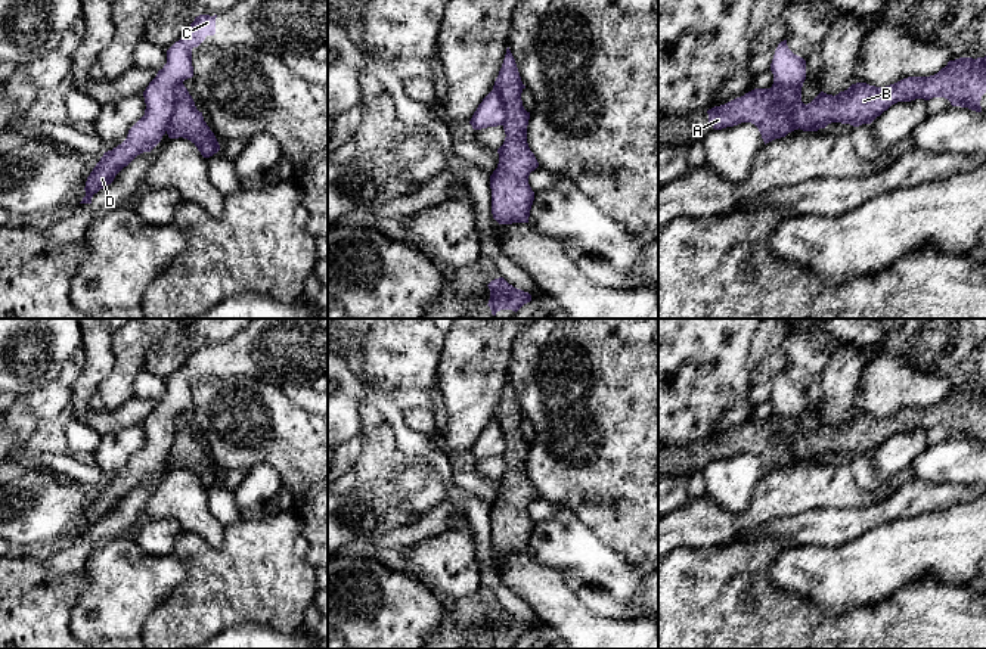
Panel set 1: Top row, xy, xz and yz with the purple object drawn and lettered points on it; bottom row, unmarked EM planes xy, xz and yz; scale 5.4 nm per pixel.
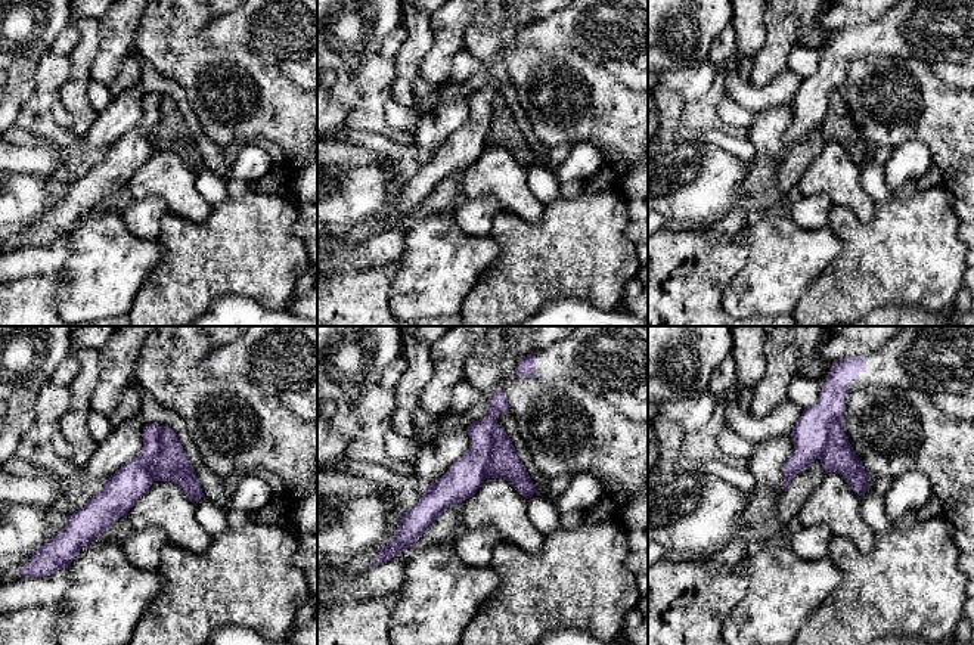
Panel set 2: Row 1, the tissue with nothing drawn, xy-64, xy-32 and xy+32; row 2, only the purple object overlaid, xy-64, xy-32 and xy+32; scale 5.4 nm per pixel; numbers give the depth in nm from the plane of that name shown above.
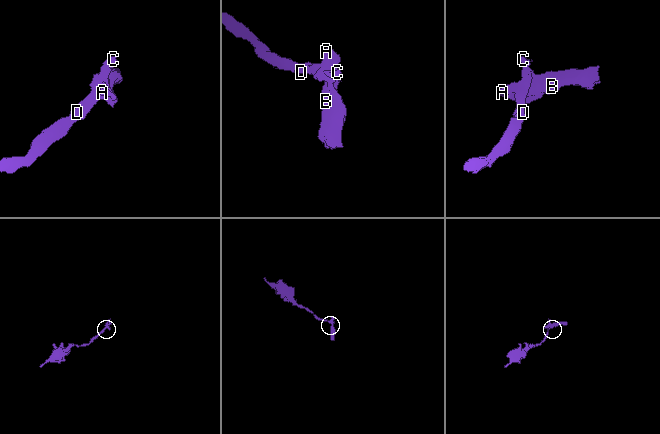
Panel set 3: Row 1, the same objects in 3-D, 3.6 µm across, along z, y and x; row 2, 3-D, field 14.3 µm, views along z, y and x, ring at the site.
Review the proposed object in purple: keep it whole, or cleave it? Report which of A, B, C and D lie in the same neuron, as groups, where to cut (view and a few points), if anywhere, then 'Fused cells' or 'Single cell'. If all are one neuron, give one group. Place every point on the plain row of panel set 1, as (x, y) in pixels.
Groups: A B / C D. Split along xy (182, 412), (176, 421), (173, 444), (166, 460). Fused cells

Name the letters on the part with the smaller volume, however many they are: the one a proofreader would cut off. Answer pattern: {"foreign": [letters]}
{"foreign": ["A", "B"]}

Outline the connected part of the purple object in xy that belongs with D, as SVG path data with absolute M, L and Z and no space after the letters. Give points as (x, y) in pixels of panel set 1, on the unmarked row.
M199 345L179 372L167 381L167 394L143 422L145 445L128 460L127 469L103 484L86 512L86 527L80 534L92 534L100 519L111 515L115 506L137 485L151 482L162 469L171 450L176 420L193 407L192 379L207 366L216 364L216 348Z

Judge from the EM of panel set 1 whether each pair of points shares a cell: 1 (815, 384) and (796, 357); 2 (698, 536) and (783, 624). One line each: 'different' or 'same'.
1: same
2: different

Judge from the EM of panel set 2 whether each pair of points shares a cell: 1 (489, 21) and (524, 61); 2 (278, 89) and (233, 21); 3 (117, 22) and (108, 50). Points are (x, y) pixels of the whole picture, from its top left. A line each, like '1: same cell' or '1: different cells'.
1: same cell
2: different cells
3: same cell

